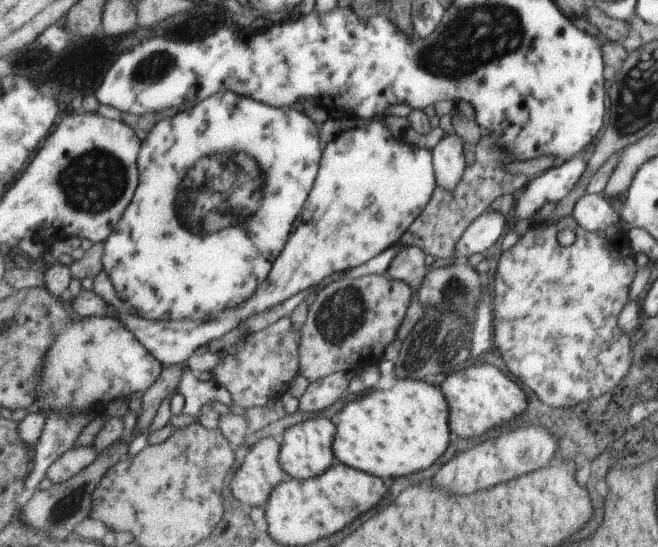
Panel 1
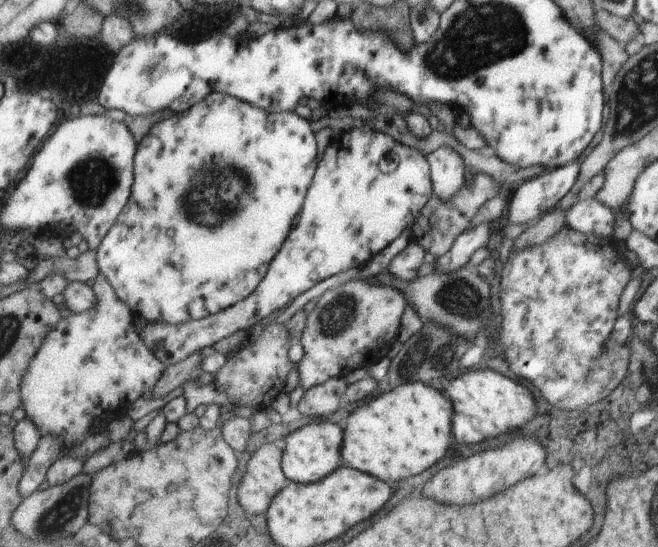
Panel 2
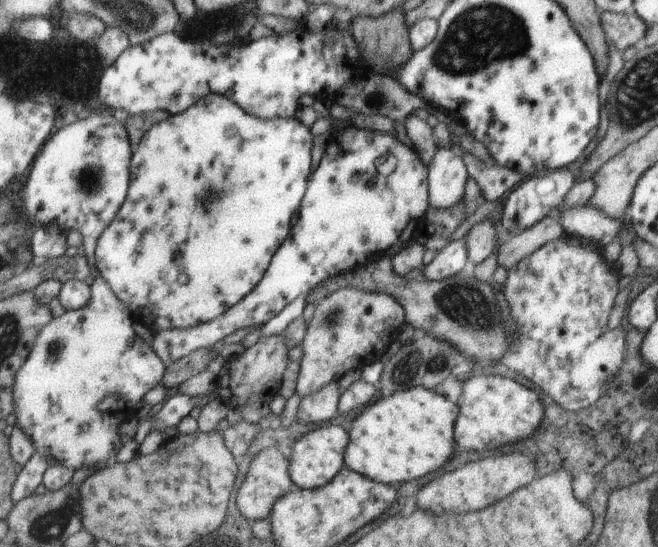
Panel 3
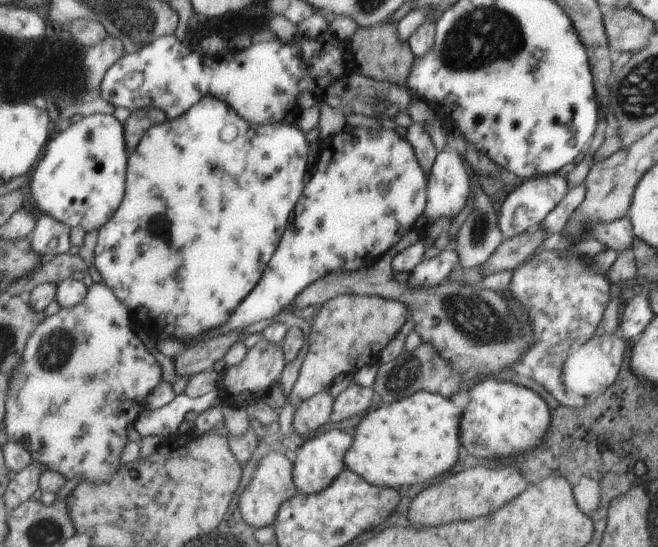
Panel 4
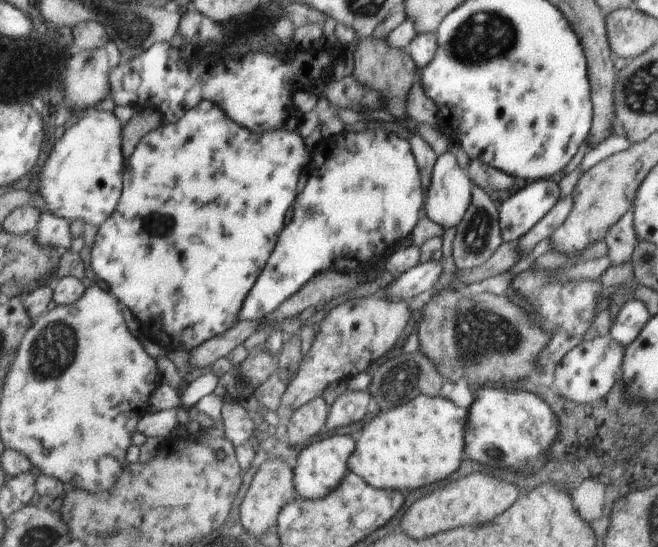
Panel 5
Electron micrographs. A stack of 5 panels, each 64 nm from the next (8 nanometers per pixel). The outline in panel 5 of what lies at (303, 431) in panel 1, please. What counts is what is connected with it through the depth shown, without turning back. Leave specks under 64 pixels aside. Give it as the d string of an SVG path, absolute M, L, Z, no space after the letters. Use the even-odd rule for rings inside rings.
M319 436L315 438L311 444L307 444L305 448L301 448L301 452L297 454L297 466L295 466L295 484L299 490L299 496L305 500L323 500L325 496L329 496L339 484L341 480L347 476L349 472L349 458L355 452L357 444L355 438L351 436Z

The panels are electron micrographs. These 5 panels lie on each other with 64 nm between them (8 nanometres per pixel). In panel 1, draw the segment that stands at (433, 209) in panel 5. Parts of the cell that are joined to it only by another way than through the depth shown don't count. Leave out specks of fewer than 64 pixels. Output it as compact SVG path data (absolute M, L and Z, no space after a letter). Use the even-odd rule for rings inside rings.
M447 134L433 150L433 168L435 168L435 184L439 190L453 192L457 184L463 178L463 168L465 168L465 158L463 158L463 148L461 140L455 134Z

